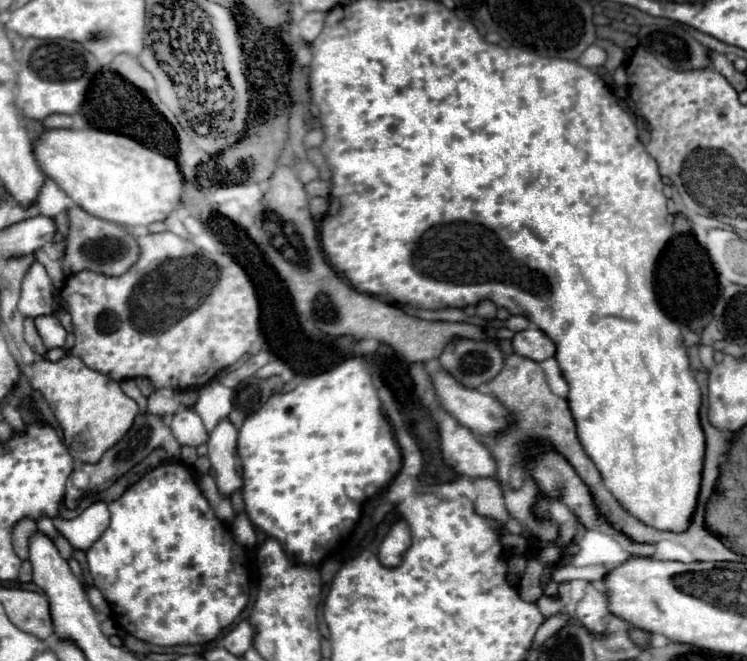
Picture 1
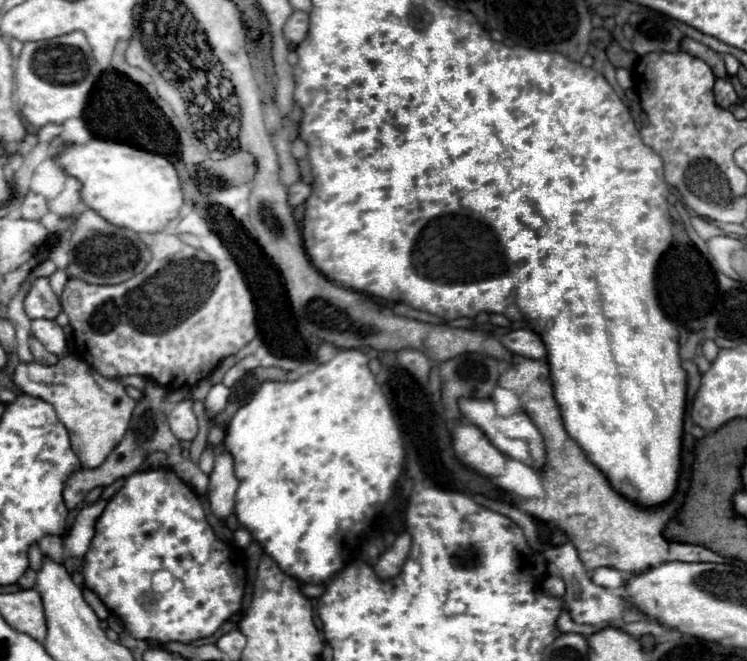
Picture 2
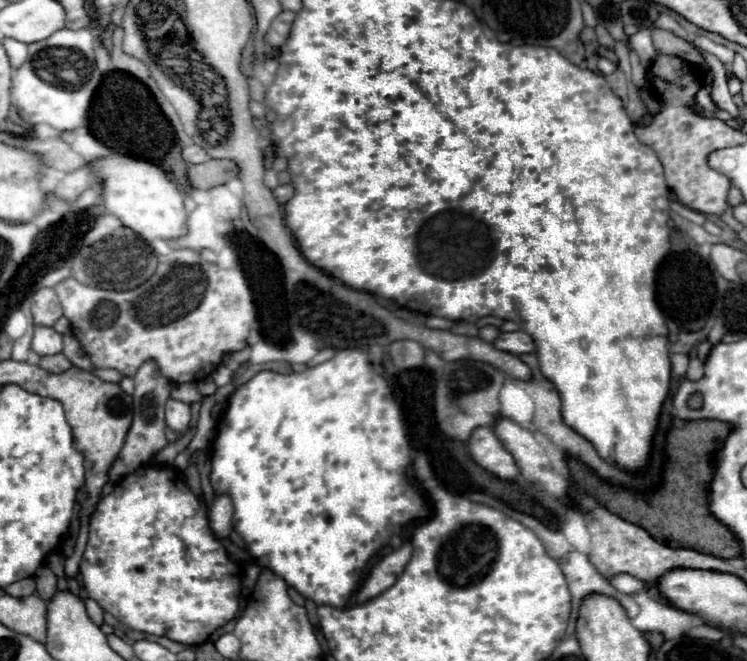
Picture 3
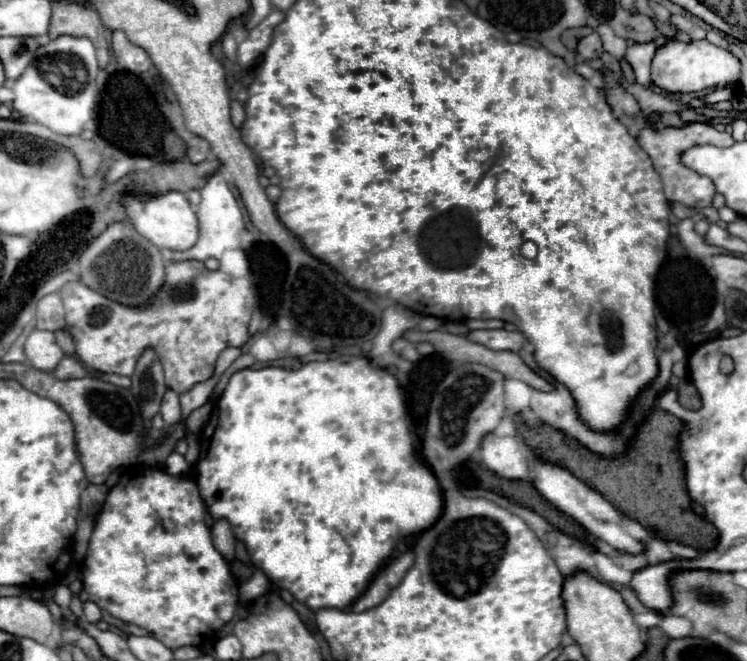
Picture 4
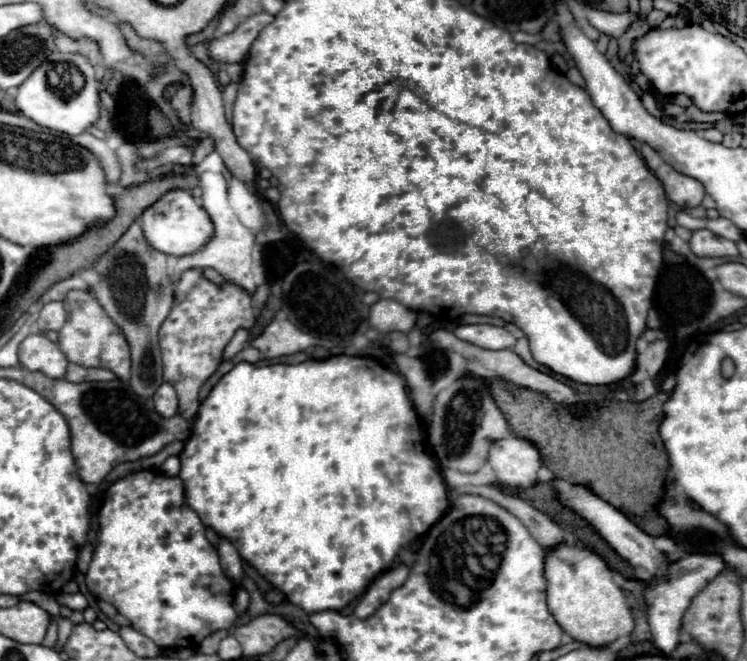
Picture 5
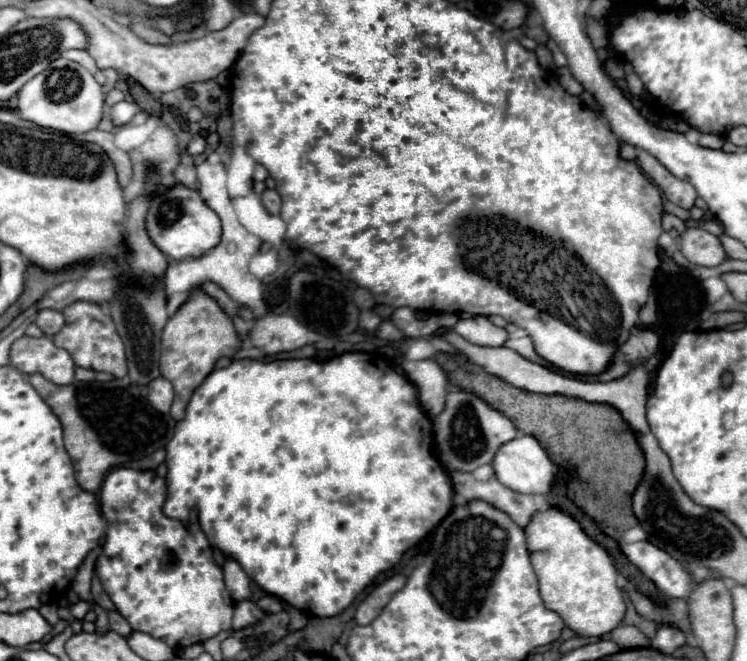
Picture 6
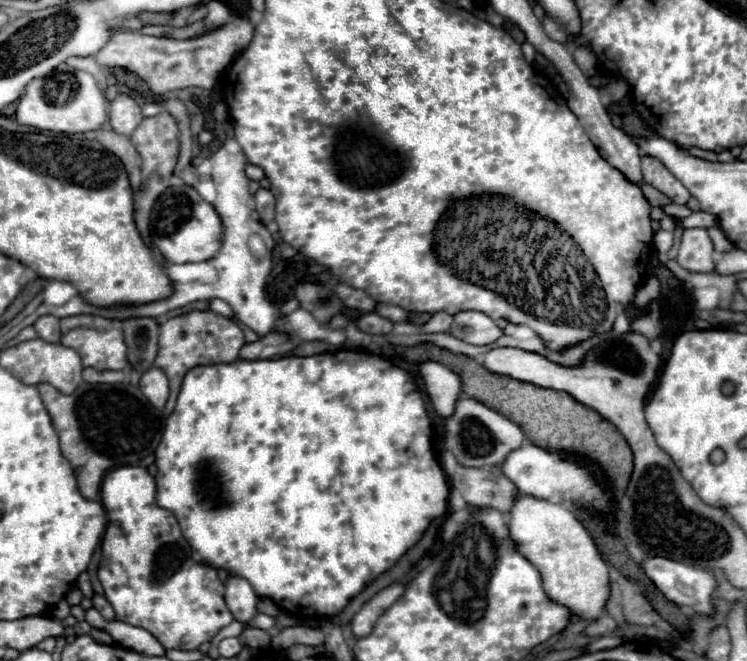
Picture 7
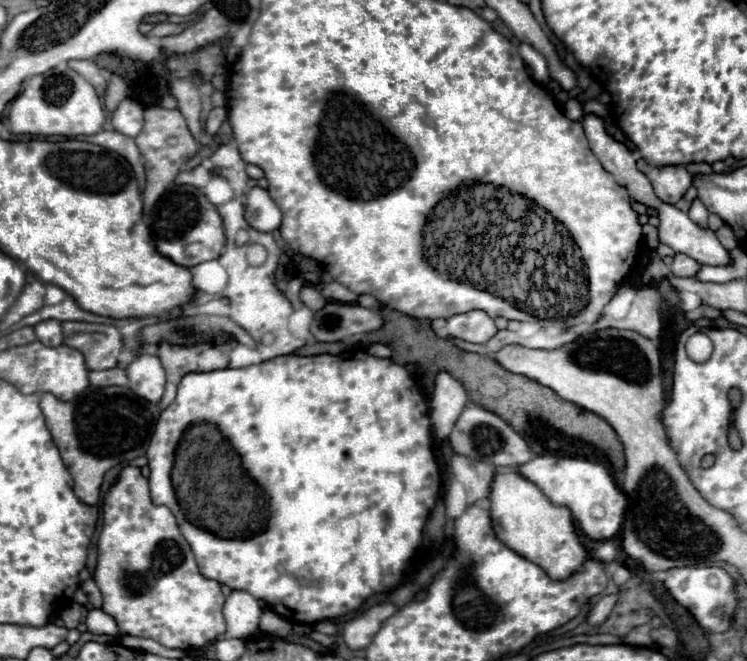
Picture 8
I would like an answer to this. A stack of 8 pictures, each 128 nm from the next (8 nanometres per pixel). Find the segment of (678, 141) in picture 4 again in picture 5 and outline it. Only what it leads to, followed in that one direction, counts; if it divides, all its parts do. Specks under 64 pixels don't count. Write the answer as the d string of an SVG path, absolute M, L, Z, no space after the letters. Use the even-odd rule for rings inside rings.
M642 144L640 148L648 168L660 178L660 182L664 184L666 196L668 200L672 200L674 204L678 204L680 208L694 208L700 206L704 200L704 184L698 182L696 178L690 178L686 174L676 172L670 164L664 162L664 158L648 144Z

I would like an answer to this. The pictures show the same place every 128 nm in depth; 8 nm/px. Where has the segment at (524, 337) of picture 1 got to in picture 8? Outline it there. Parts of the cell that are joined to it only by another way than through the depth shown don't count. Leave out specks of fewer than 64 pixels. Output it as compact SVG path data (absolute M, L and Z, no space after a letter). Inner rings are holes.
M472 310L472 312L456 314L448 318L446 330L448 330L448 336L474 342L474 344L488 342L498 332L498 328L494 326L494 320L482 310Z

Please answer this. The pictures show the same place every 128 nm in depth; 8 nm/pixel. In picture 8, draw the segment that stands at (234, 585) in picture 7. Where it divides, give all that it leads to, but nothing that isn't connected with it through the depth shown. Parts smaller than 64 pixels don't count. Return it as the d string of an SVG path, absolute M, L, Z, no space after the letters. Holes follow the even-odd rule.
M232 590L224 604L226 638L250 638L258 630L262 608L258 600L242 590Z

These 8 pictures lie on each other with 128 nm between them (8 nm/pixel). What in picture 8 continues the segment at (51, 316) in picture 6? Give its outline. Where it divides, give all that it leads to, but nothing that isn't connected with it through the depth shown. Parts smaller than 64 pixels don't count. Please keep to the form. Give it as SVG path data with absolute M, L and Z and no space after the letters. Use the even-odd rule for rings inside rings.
M44 320L34 326L34 332L36 332L36 338L44 346L60 346L62 344L62 328L60 328L58 320Z

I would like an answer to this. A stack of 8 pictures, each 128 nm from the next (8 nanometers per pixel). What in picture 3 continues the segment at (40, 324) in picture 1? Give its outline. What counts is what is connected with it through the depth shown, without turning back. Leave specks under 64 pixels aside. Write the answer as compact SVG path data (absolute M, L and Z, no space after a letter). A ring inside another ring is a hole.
M36 326L34 328L34 338L32 338L32 350L38 356L62 352L62 334L58 334L50 326Z

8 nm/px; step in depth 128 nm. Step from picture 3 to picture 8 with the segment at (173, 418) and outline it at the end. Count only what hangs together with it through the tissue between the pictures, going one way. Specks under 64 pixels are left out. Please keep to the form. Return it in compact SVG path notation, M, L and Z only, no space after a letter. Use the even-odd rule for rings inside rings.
M146 350L136 356L136 360L128 366L128 380L132 392L136 392L140 398L148 402L160 402L164 394L164 368L158 360L158 356L148 354Z

